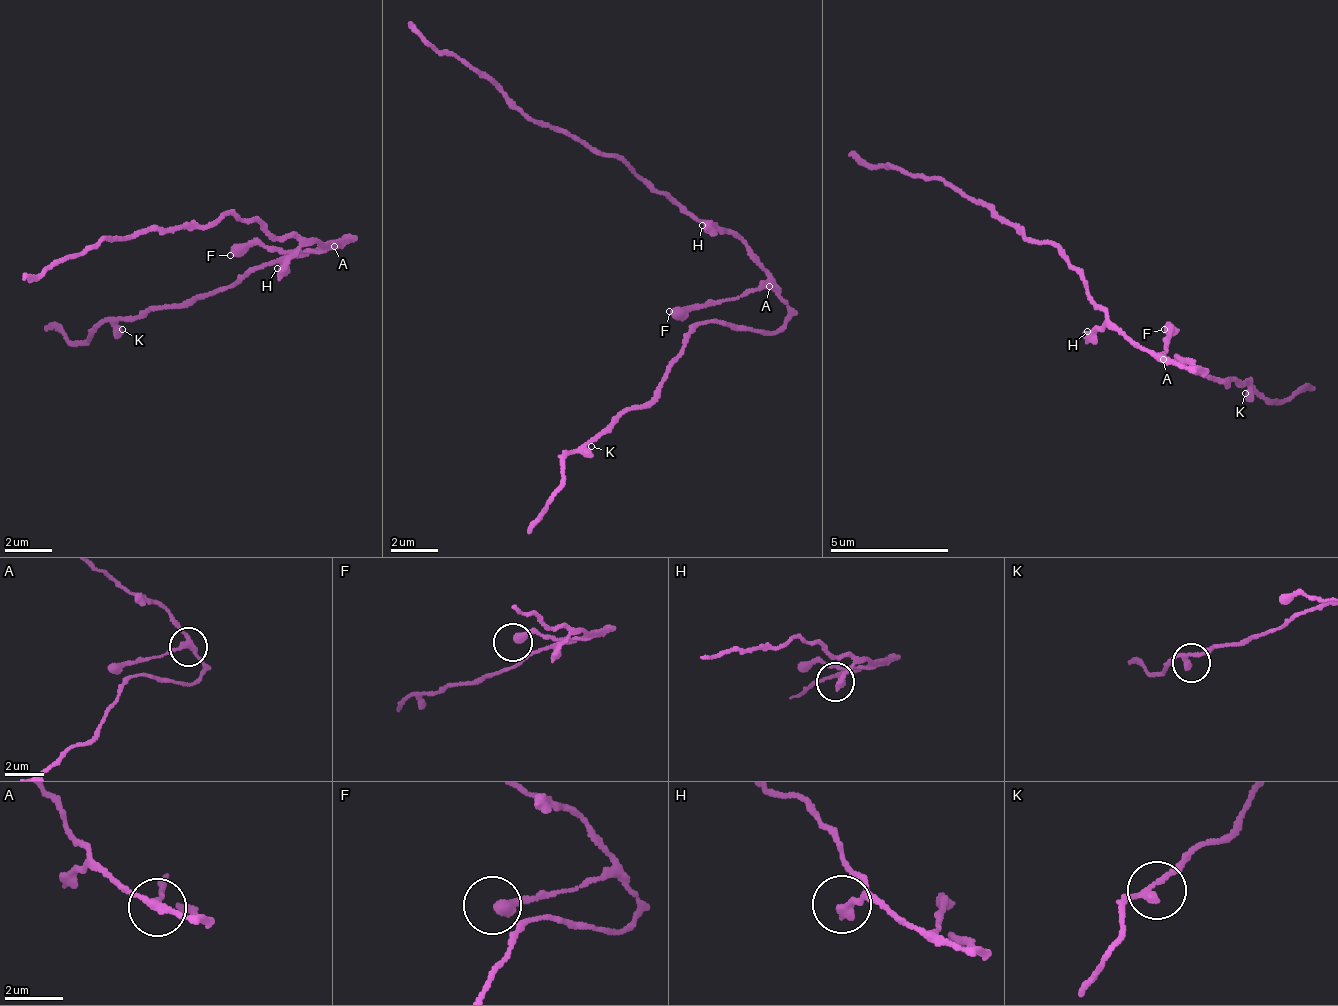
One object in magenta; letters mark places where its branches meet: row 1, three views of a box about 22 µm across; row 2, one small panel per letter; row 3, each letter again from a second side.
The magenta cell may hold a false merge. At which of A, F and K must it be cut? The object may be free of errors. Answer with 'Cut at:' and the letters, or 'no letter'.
Cut at: A

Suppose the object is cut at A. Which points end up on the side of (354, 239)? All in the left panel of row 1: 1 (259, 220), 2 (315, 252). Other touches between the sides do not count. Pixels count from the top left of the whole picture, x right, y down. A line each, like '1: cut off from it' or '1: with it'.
1: cut off from it
2: with it

